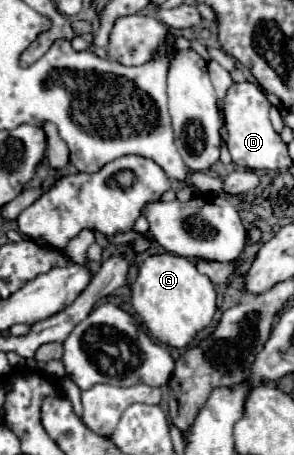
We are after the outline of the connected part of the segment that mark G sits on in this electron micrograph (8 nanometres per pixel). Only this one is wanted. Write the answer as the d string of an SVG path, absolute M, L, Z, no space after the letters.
M152 254L140 268L132 284L132 308L146 330L170 348L188 348L198 332L208 328L216 314L216 292L208 276L200 274L194 262L174 254Z

